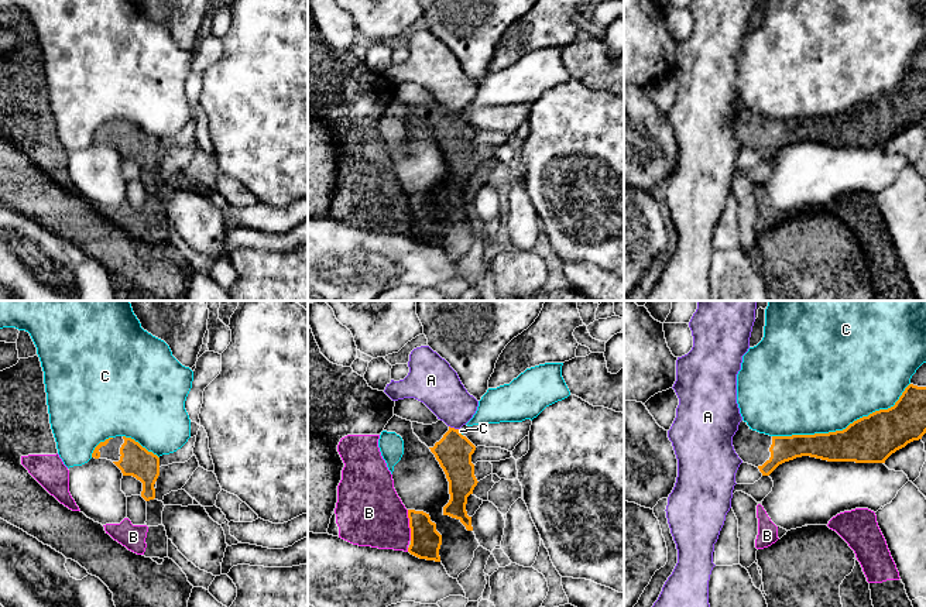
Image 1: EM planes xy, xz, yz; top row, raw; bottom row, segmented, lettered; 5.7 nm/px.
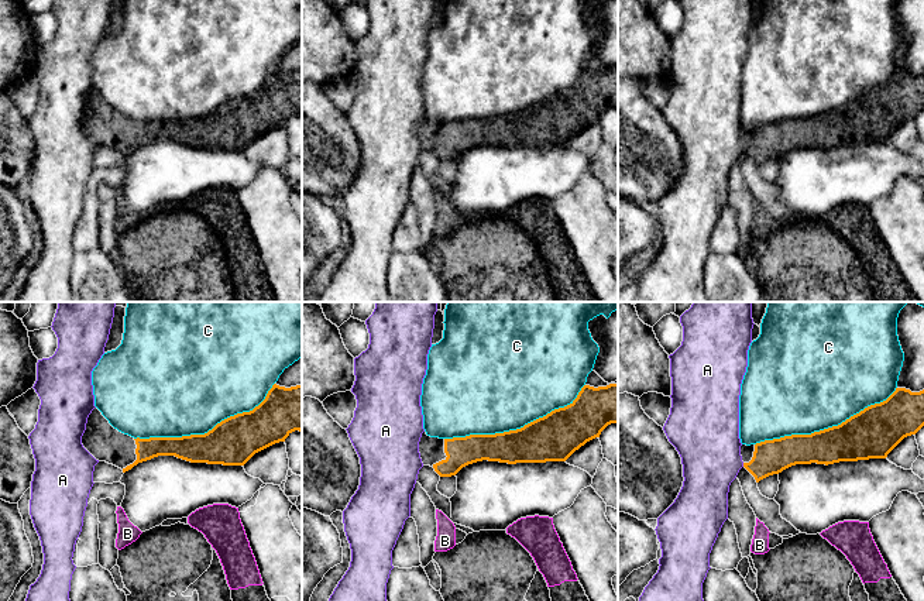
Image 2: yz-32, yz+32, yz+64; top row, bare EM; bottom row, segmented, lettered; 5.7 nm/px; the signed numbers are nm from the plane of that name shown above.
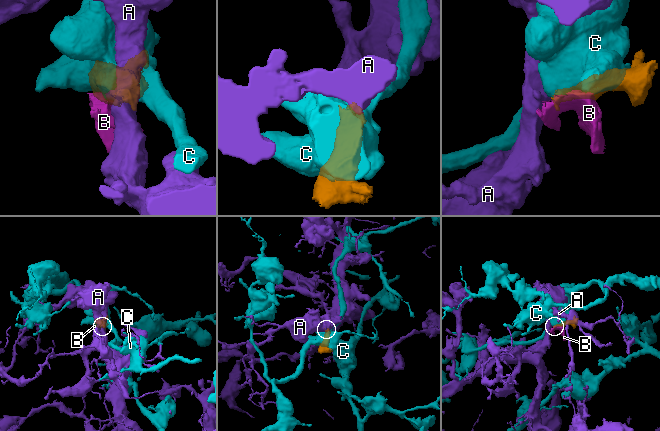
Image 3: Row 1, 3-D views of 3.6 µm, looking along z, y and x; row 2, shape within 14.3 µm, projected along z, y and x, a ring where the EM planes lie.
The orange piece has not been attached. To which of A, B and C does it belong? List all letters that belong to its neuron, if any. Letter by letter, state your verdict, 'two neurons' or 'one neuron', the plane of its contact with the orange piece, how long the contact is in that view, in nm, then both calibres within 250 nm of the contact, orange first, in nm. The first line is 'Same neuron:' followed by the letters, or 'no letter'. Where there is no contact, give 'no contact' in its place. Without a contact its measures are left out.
Same neuron: no letter
A: two neurons; contact in xz; length 60 nm; calibres 200 and 260 nm
B: two neurons; contact in xz; length 180 nm; calibres 180 and 380 nm
C: two neurons; contact in yz; length 850 nm; calibres 280 and 480 nm

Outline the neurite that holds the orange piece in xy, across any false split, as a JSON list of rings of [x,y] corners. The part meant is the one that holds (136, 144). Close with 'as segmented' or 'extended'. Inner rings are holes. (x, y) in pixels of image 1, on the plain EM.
[[[109,121],[95,131],[92,141],[112,144],[123,160],[133,160],[143,167],[141,181],[145,185],[155,182],[154,168],[160,160],[160,141],[134,123]]] | extended

